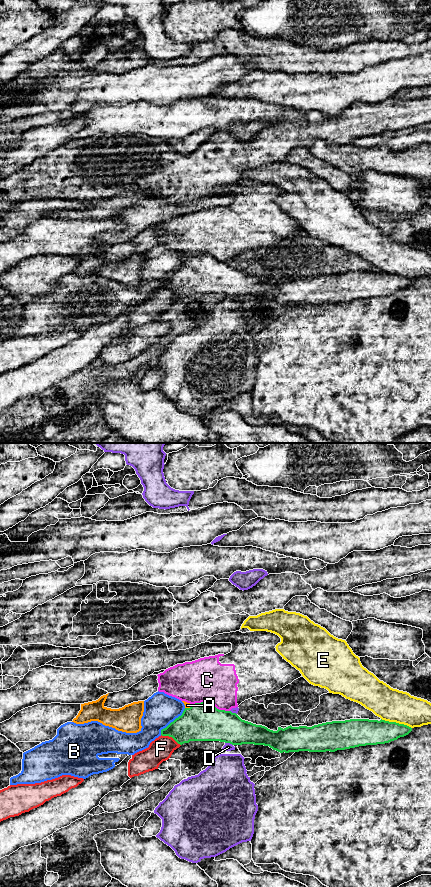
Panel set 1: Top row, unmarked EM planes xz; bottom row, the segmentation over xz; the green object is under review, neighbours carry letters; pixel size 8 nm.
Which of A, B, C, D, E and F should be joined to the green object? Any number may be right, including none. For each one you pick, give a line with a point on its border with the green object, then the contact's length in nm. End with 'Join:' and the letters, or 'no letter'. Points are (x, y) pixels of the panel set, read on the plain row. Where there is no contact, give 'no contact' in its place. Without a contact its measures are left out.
A: xz (188, 260) | 70 nm
Join: A

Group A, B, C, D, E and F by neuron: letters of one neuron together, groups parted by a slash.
A / B / C / D / E / F

